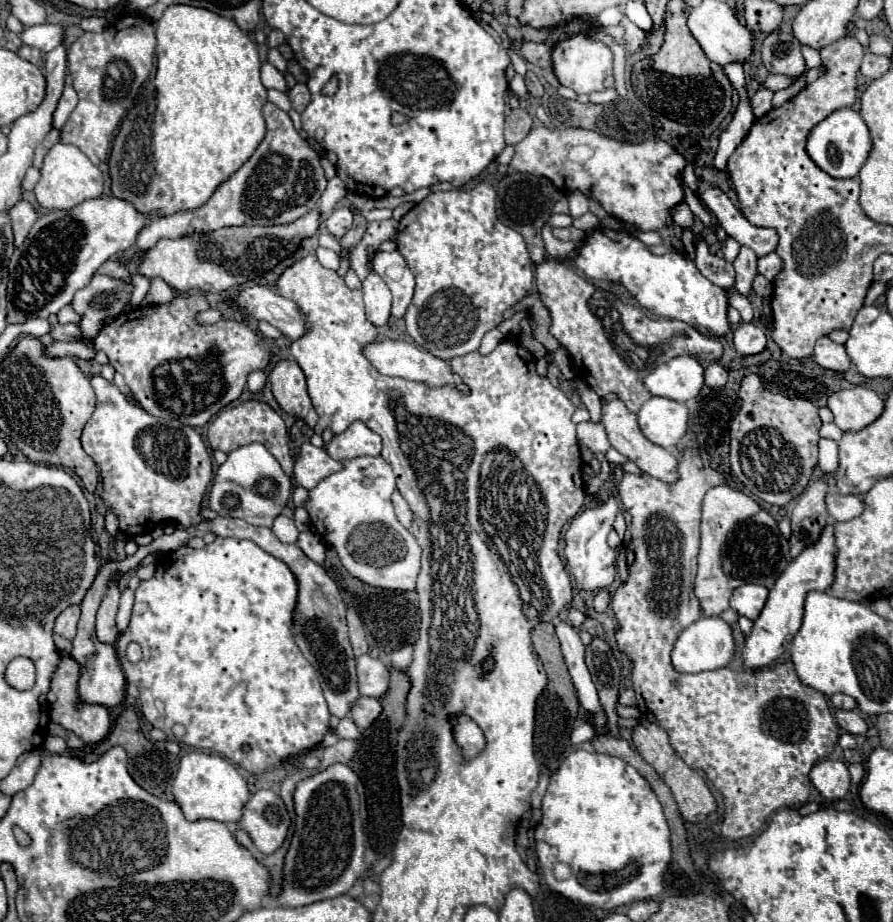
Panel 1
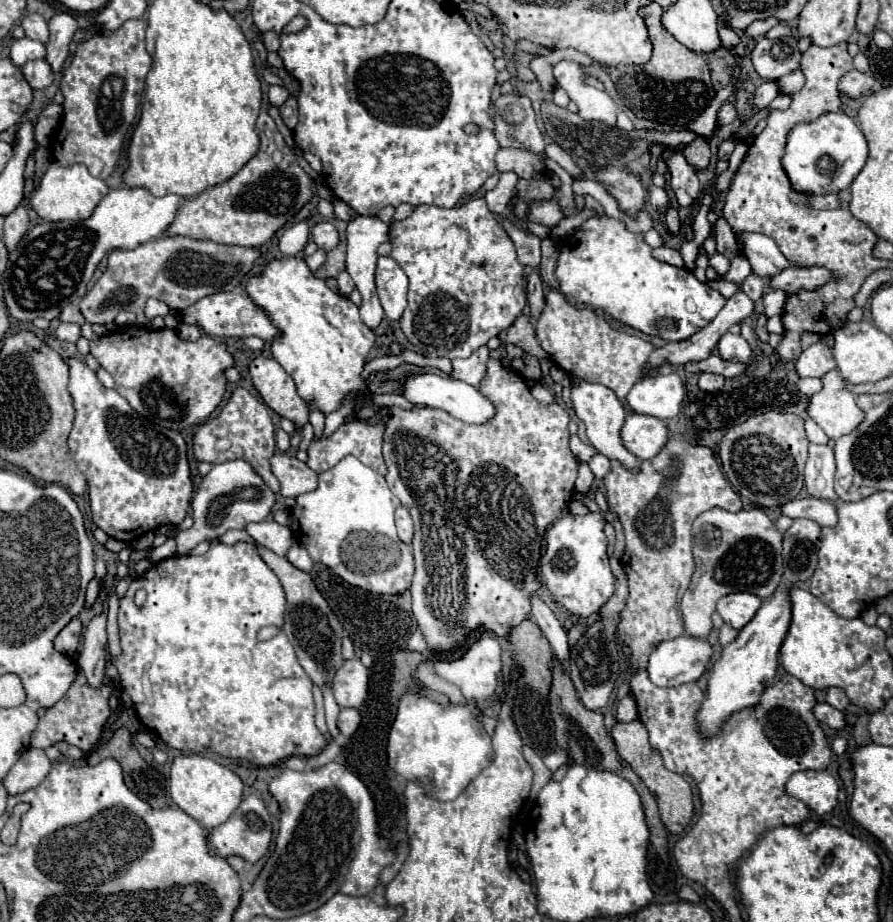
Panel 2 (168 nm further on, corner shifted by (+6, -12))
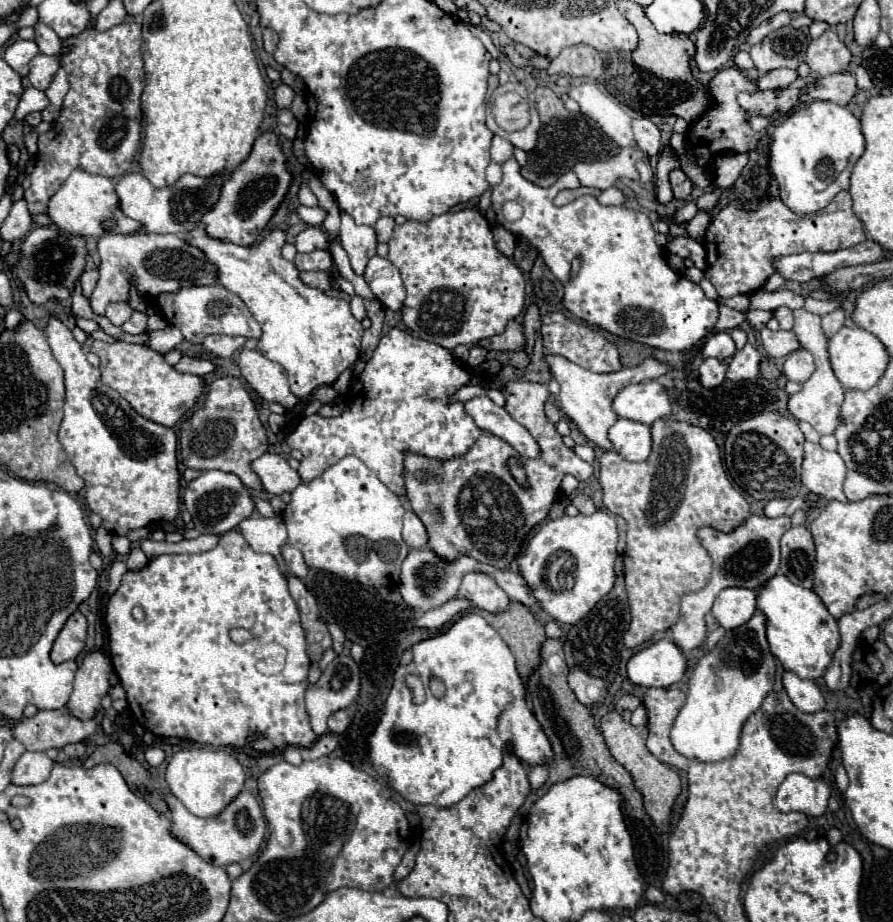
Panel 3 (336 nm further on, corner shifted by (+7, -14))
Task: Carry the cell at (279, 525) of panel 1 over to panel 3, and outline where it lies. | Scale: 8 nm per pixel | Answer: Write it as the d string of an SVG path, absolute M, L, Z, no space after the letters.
M248 517L240 523L240 533L256 553L274 555L282 571L286 571L282 563L282 547L288 543L288 535L286 525L280 517Z

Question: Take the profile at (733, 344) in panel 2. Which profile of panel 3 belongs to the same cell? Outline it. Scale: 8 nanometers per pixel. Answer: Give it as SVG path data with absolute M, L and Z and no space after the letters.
M718 331L706 339L706 345L702 347L702 357L716 357L716 359L730 359L736 353L734 339L728 331Z

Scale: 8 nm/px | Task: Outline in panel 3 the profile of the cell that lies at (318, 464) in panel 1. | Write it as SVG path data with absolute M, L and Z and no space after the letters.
M264 453L252 463L252 469L258 473L264 489L272 495L292 493L294 487L302 483L298 471L294 471L282 455Z

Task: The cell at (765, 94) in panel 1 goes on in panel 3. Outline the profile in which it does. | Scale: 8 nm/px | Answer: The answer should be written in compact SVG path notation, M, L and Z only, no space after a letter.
M774 69L768 71L760 81L758 81L758 89L766 91L766 89L776 89L776 87L786 87L792 81L796 81L796 71L794 69Z

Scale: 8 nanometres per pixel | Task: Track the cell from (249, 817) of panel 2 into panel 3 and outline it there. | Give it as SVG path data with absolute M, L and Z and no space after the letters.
M242 791L216 819L200 819L192 815L174 795L168 795L166 803L172 813L172 833L180 841L190 845L208 863L220 867L226 867L228 863L244 863L248 859L254 859L264 843L266 819L258 801L248 791Z

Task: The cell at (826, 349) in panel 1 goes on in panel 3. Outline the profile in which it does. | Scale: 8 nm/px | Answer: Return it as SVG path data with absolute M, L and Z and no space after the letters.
M798 349L784 361L784 373L788 381L804 383L814 373L814 357L806 349Z

